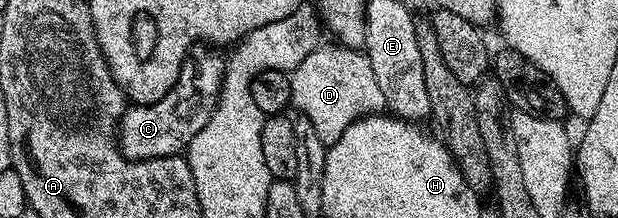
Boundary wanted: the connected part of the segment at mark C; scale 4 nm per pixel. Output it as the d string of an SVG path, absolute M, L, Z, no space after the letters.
M196 47L183 63L177 83L157 103L132 104L123 110L119 121L119 150L131 161L148 161L158 157L173 157L182 154L193 135L209 123L223 82L225 57L218 48Z

